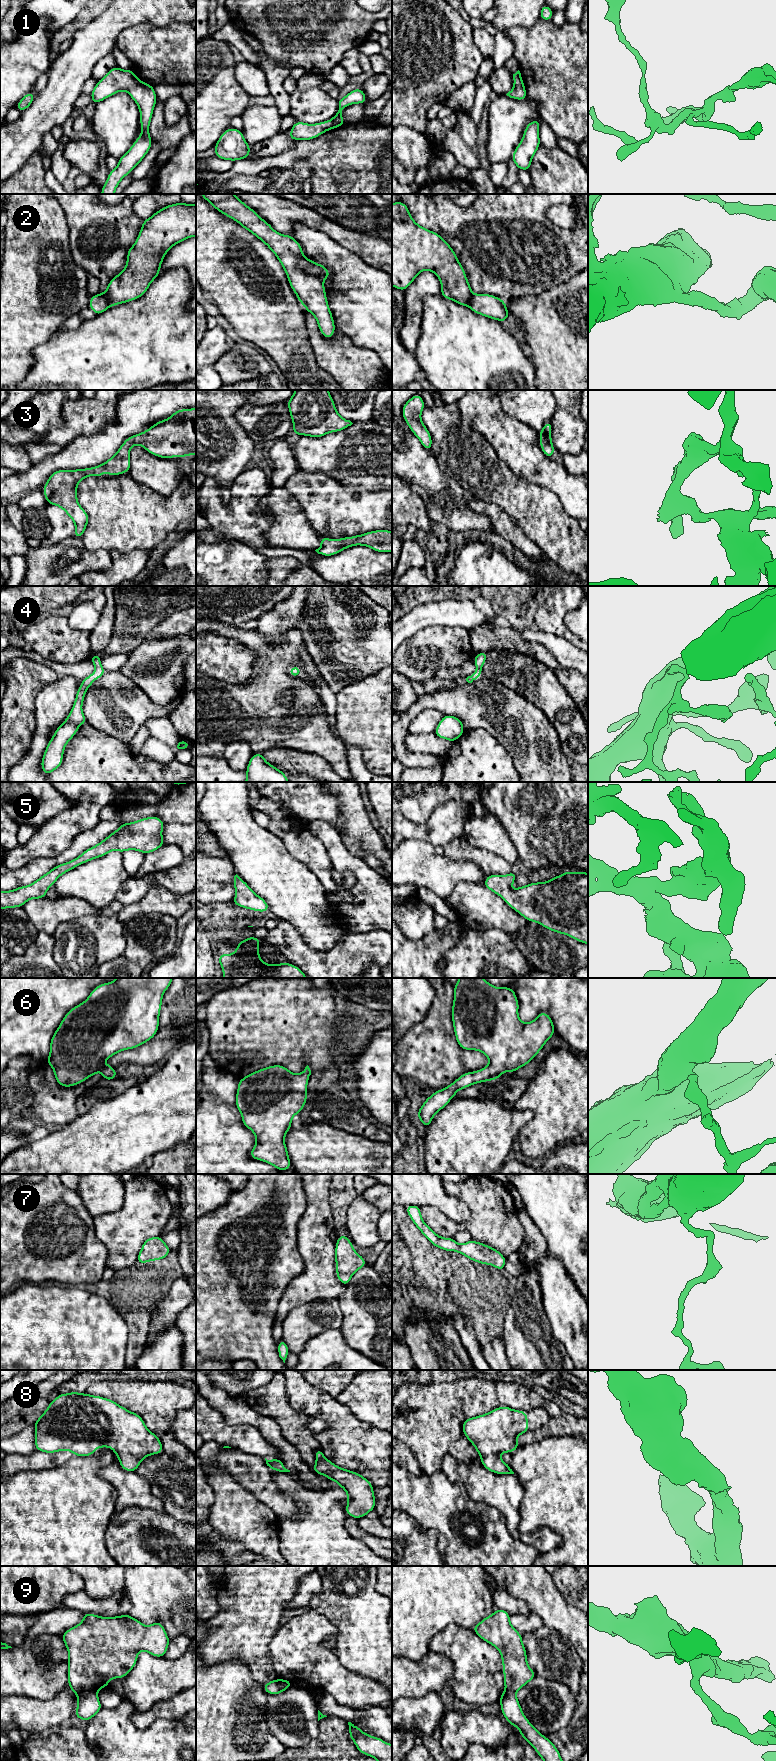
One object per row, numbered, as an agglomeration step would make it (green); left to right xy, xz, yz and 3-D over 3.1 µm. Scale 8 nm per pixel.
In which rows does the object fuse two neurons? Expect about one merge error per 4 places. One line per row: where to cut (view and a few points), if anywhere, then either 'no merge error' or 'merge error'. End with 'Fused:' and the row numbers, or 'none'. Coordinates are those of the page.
1: cut none; no merge error
2: cut none; no merge error
3: cut none; no merge error
4: cut none; no merge error
5: cut none; no merge error
6: cut none; no merge error
7: cut none; no merge error
8: cut none; no merge error
9: cut xy (96, 1689), (85, 1689), (78, 1694); merge error
Fused: 9

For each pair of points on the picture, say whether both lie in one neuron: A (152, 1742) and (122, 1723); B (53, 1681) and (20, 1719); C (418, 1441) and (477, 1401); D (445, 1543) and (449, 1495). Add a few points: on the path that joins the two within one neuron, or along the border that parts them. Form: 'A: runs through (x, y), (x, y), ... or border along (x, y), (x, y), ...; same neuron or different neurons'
A: runs through (145, 1742), (141, 1742), (129, 1730); same neuron
B: border along (60, 1691), (52, 1698), (44, 1700), (15, 1697); different neurons
C: runs through (431, 1425), (461, 1396); same neuron
D: runs through (448, 1531), (448, 1507); same neuron

